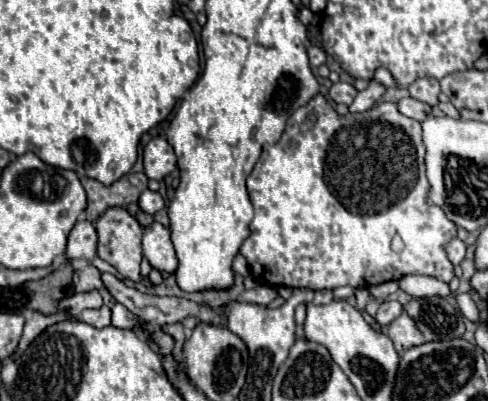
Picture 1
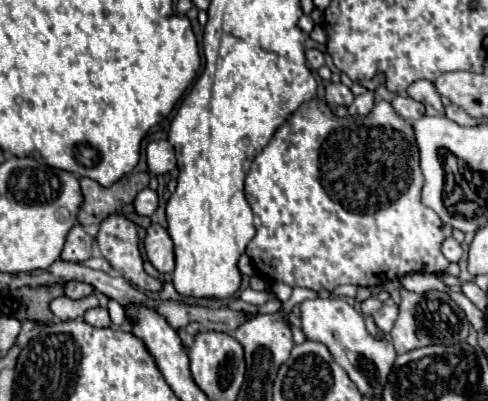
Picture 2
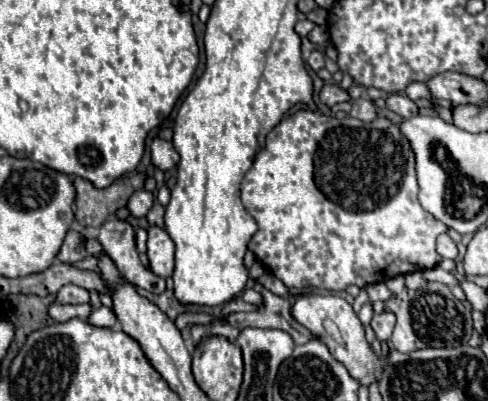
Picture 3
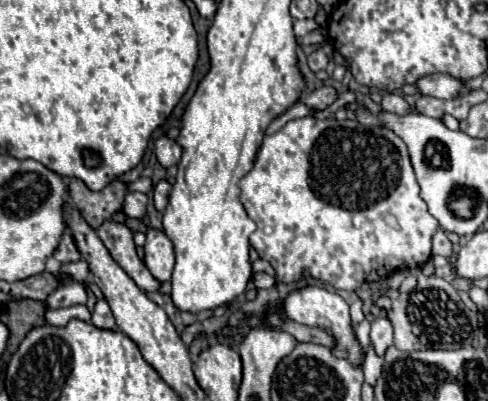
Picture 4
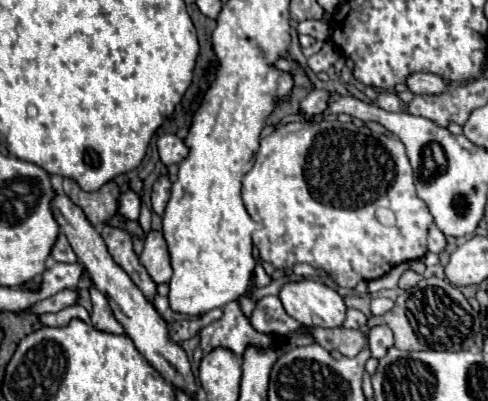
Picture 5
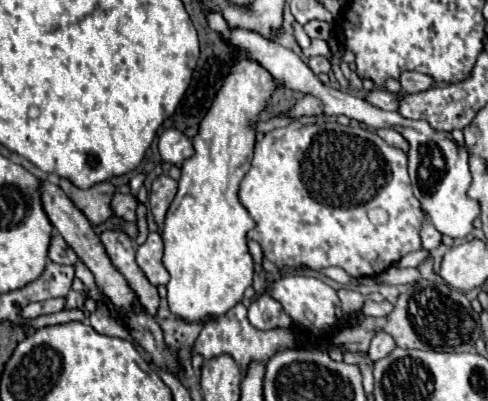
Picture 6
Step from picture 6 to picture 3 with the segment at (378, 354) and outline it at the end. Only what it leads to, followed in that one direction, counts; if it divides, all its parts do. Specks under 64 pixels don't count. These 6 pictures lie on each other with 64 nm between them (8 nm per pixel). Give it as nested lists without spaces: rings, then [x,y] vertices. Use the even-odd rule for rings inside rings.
[[[384,310],[382,314],[376,314],[372,318],[372,328],[376,332],[376,338],[378,340],[388,340],[390,334],[392,334],[392,328],[394,328],[394,322],[396,322],[396,316],[392,316],[390,310]]]

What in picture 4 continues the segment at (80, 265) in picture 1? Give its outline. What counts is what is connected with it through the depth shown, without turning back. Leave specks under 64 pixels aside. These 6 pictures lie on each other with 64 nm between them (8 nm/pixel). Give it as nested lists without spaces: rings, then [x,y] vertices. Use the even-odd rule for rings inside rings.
[[[66,282],[54,294],[48,296],[48,308],[66,308],[72,304],[86,304],[86,288],[80,282]]]

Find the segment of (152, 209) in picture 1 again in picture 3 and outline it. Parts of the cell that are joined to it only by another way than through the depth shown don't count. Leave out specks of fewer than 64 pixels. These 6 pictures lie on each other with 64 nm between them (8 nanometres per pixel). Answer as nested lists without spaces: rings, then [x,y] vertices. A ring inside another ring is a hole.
[[[138,190],[138,192],[132,194],[132,198],[130,198],[130,202],[128,202],[128,208],[130,208],[132,216],[140,218],[140,216],[146,216],[146,214],[148,214],[148,210],[152,208],[152,204],[154,204],[152,192],[148,192],[148,190]]]

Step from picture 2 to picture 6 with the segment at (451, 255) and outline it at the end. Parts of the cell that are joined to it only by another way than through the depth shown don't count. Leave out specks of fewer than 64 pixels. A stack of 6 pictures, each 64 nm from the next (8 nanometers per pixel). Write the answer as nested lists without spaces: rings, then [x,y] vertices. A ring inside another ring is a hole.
[[[428,220],[422,224],[422,230],[420,230],[420,236],[422,236],[422,244],[428,252],[436,250],[440,244],[442,244],[442,234],[434,228],[434,224]]]

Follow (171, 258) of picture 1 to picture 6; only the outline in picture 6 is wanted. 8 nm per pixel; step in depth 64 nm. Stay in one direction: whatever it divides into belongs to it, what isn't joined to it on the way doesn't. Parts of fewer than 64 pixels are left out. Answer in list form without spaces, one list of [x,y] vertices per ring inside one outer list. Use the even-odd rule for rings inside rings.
[[[150,232],[148,240],[142,246],[138,246],[138,250],[136,250],[136,262],[154,286],[168,284],[168,280],[170,280],[168,270],[162,264],[162,256],[164,256],[162,236],[158,232]]]

